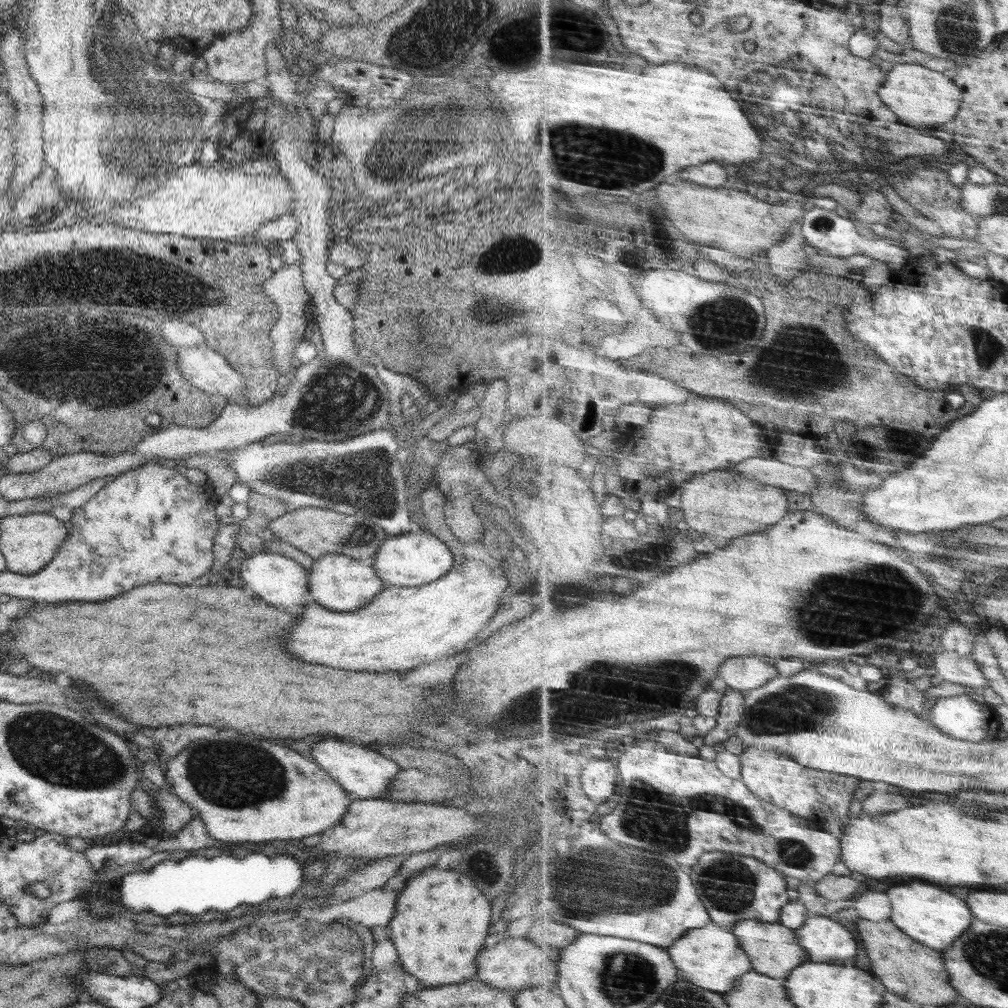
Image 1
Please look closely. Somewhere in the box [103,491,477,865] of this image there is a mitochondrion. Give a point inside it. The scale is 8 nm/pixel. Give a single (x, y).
(219, 773)

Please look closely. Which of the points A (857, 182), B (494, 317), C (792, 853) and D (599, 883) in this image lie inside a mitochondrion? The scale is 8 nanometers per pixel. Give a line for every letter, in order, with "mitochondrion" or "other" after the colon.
A: mitochondrion
B: other
C: mitochondrion
D: mitochondrion

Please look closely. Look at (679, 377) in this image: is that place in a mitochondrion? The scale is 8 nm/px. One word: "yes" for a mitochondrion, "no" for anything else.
no

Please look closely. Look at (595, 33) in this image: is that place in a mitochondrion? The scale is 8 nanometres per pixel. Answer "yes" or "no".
no

